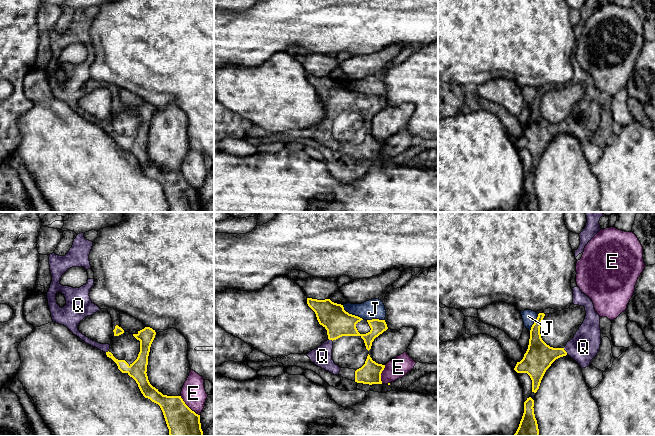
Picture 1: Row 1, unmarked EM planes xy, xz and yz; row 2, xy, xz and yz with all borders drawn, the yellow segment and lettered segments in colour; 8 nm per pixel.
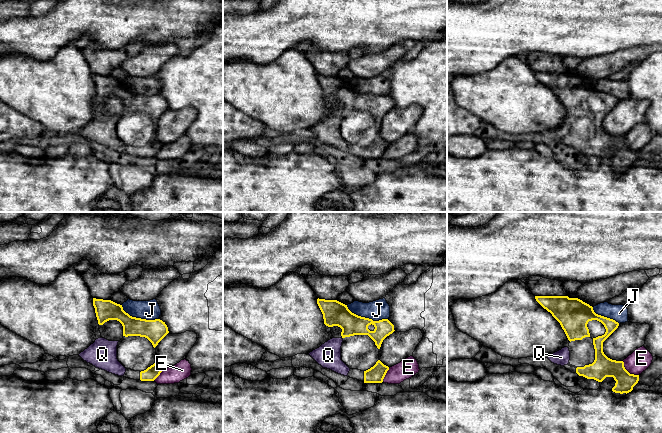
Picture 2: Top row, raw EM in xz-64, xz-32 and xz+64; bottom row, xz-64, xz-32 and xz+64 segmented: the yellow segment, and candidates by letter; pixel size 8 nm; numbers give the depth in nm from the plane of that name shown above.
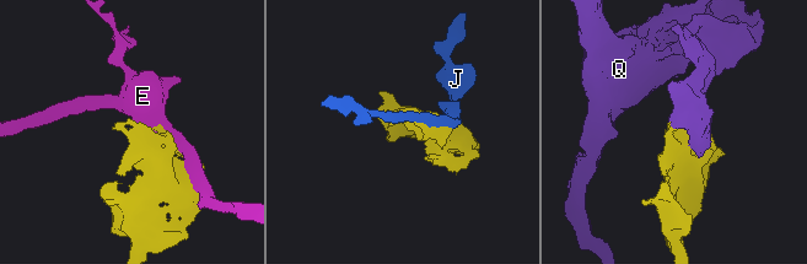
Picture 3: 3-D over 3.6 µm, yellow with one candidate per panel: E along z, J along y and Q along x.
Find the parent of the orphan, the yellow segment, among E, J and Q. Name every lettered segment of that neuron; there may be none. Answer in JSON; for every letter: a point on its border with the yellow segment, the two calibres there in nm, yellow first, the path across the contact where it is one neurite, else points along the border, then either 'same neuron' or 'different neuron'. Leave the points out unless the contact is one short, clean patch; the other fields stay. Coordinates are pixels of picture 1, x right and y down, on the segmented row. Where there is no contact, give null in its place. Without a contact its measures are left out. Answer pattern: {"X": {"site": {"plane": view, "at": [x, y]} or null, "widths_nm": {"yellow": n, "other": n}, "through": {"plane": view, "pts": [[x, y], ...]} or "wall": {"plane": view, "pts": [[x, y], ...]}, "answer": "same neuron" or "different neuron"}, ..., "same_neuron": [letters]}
{"E": {"site": {"plane": "xy", "at": [187, 406]}, "widths_nm": {"yellow": 260, "other": 200}, "answer": "different neuron"}, "J": {"site": {"plane": "xz", "at": [351, 314]}, "widths_nm": {"yellow": 220, "other": 160}, "answer": "different neuron"}, "Q": {"site": {"plane": "yz", "at": [565, 351]}, "widths_nm": {"yellow": 220, "other": 240}, "through": {"plane": "yz", "pts": [[539, 356], [565, 351], [583, 347]]}, "answer": "same neuron"}, "same_neuron": ["Q"]}

